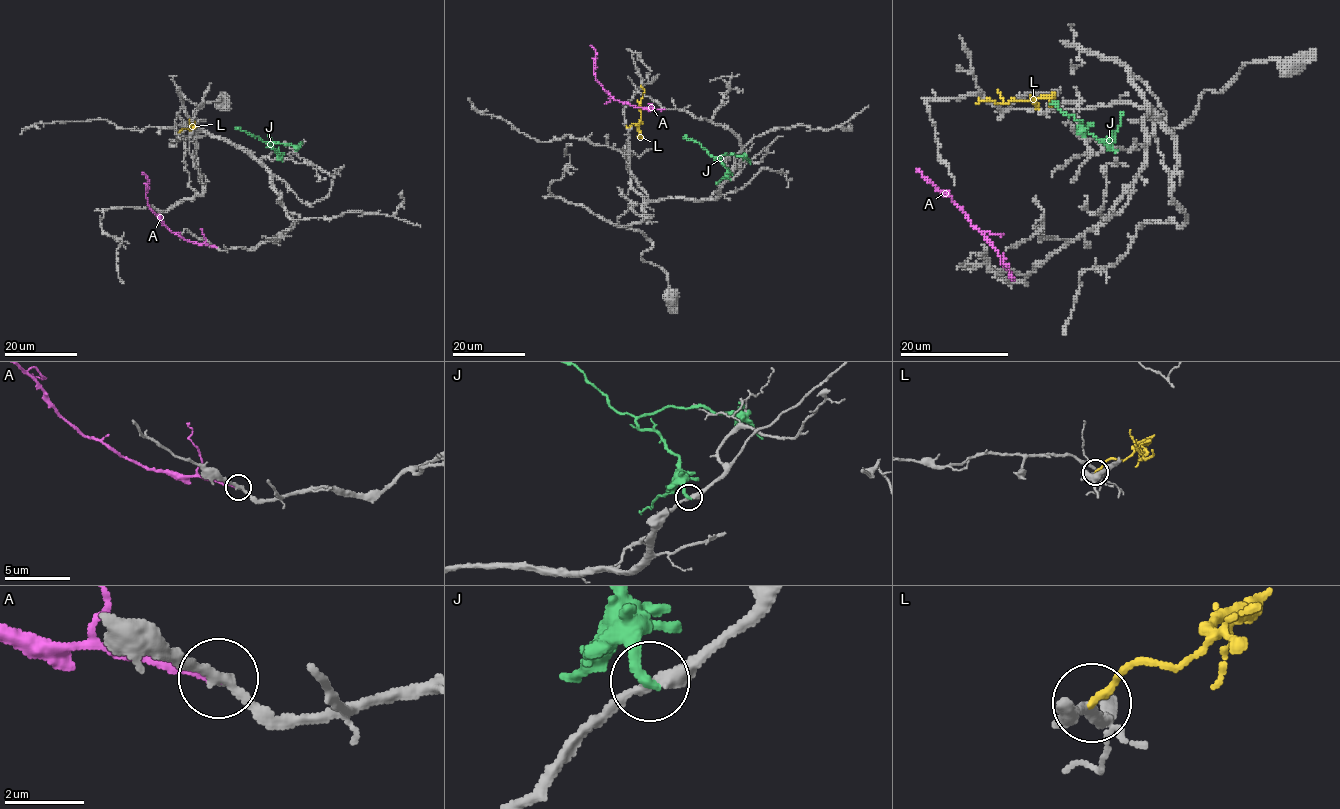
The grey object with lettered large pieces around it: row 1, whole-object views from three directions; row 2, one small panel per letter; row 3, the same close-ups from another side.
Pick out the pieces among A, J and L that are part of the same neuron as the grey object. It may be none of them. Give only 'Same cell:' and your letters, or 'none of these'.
Same cell: A

